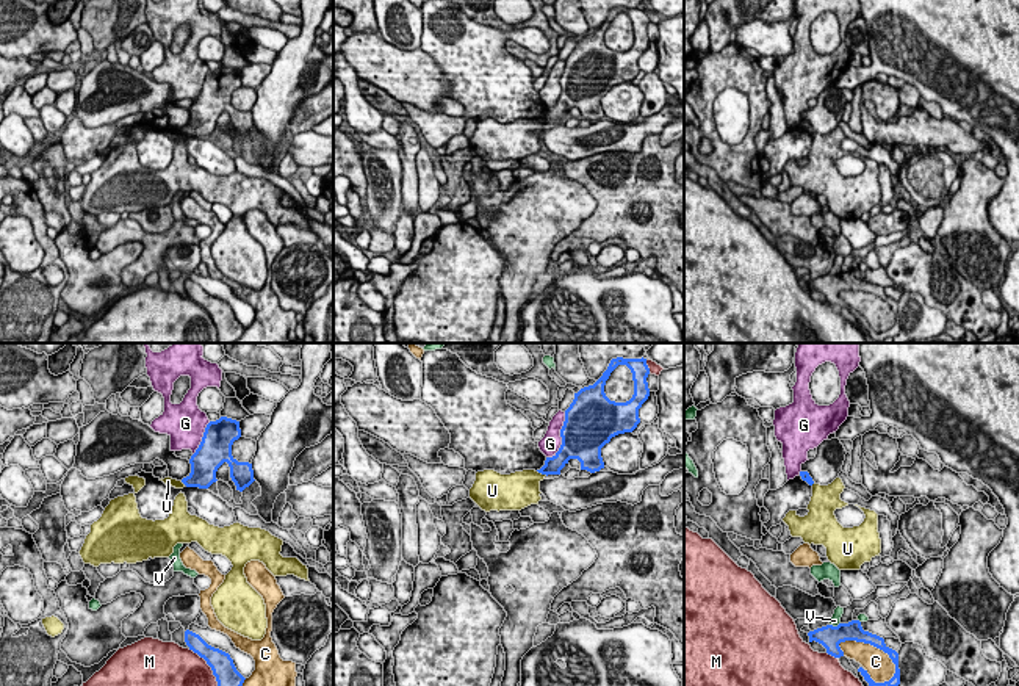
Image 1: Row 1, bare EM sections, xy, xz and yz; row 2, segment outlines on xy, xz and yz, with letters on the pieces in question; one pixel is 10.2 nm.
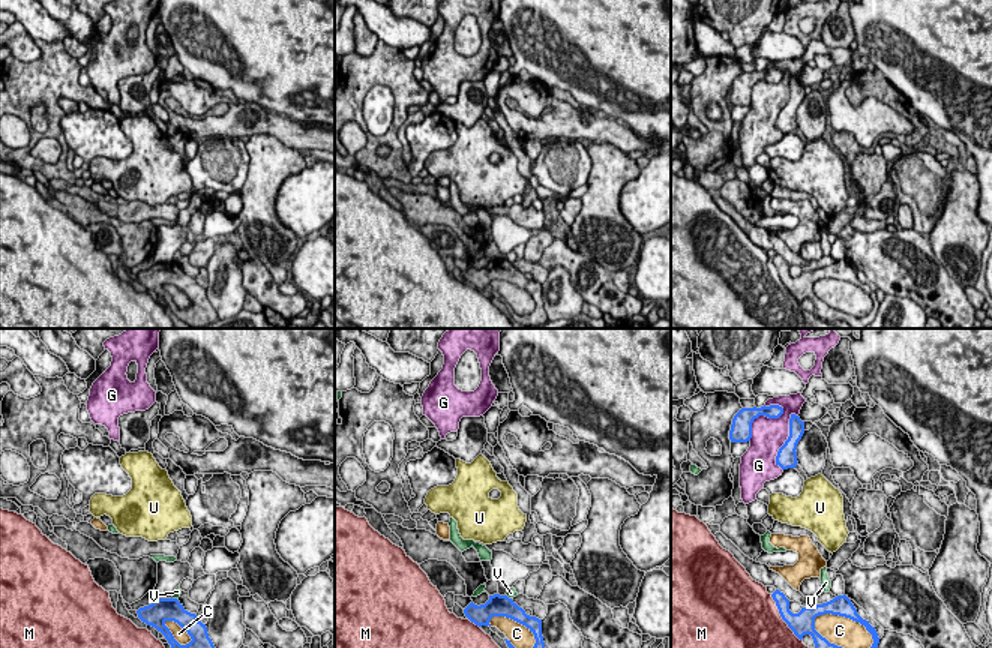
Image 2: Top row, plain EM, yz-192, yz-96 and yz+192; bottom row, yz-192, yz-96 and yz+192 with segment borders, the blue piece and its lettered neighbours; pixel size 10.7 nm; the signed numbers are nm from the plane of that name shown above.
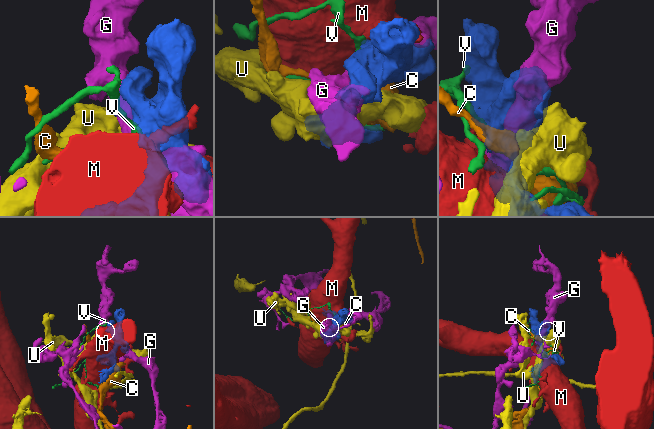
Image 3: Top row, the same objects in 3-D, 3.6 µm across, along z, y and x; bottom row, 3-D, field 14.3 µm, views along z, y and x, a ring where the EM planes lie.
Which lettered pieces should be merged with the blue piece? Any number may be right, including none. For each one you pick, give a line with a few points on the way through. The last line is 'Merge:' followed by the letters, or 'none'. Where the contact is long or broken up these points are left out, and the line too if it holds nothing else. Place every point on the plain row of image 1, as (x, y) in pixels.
Merge: none

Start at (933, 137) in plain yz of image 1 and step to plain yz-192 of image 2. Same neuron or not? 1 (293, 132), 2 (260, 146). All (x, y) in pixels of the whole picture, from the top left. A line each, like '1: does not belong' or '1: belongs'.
1: belongs
2: does not belong

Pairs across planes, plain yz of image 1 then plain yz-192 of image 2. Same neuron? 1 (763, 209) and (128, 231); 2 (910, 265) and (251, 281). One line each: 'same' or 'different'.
1: same
2: same

